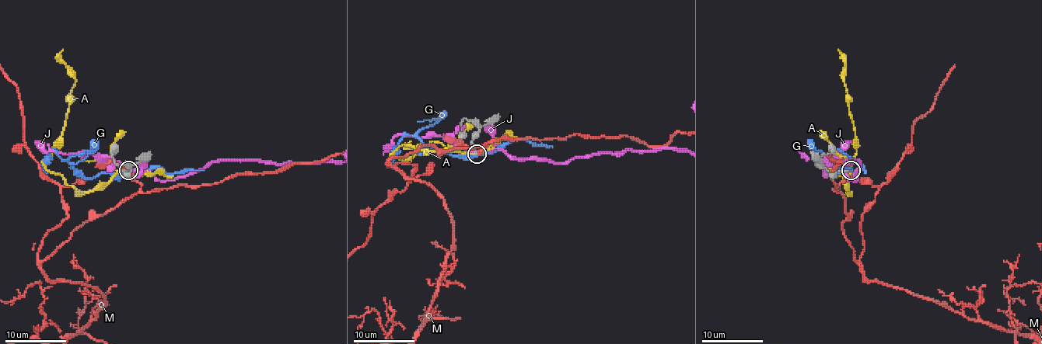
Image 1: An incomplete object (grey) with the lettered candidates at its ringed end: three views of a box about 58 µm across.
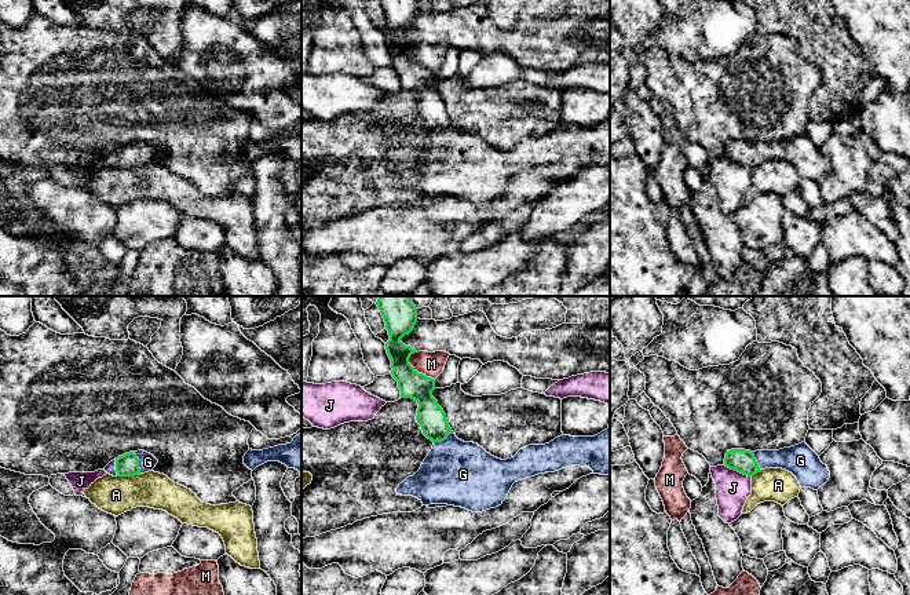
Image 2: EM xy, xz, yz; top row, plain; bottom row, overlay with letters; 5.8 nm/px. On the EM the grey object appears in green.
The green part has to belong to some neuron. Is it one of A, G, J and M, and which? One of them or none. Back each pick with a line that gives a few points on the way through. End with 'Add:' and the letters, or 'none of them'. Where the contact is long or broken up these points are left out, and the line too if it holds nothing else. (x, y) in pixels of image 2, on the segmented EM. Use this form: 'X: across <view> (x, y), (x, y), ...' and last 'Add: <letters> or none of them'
G: across xy (127, 464), (138, 463), (147, 462)
Add: G

